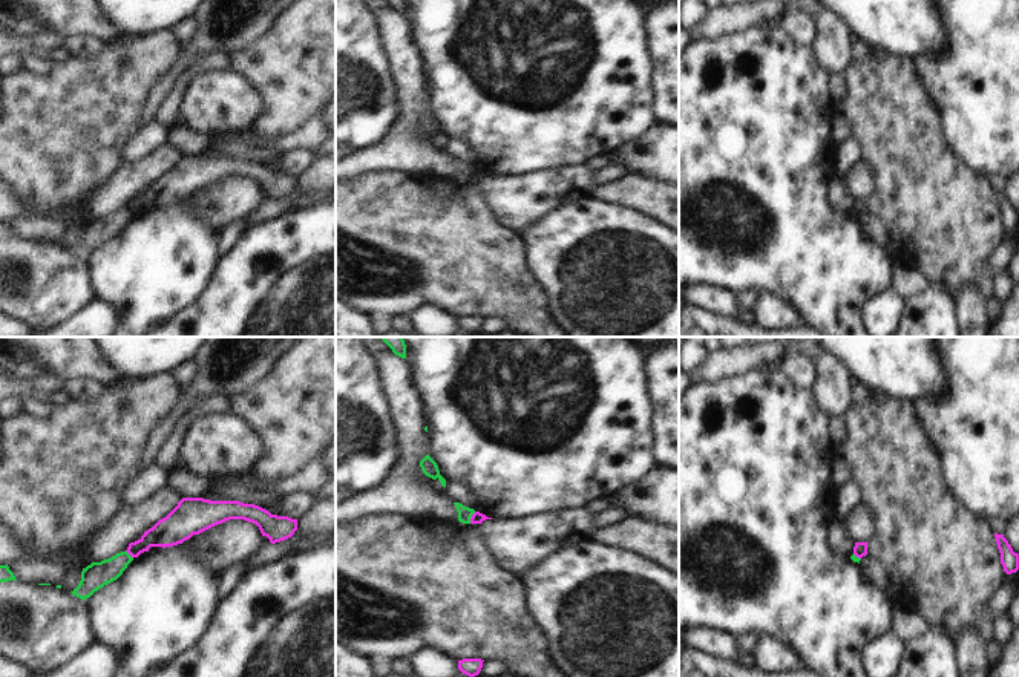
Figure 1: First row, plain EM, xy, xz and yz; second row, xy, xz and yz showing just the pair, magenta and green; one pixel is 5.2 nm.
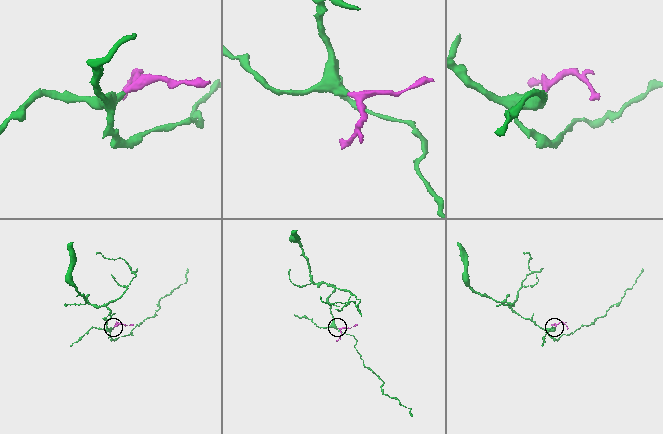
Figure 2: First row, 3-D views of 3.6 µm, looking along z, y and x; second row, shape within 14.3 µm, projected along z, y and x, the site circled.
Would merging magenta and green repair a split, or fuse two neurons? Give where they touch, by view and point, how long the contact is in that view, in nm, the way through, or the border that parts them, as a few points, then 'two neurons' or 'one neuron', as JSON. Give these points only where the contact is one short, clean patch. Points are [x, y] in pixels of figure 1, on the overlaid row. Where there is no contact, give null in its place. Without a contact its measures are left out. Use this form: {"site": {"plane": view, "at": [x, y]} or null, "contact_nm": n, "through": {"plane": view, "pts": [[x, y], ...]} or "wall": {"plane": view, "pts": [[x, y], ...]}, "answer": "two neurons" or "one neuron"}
{"site": {"plane": "xz", "at": [471, 518]}, "contact_nm": 70, "wall": {"plane": "xz", "pts": [[475, 512], [469, 523]]}, "answer": "two neurons"}

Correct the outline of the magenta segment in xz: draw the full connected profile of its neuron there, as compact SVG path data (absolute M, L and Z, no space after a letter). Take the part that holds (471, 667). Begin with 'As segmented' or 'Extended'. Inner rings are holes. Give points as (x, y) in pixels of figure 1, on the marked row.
As segmented. M463 659L458 660L458 669L469 677L475 677L480 674L483 662L481 659Z

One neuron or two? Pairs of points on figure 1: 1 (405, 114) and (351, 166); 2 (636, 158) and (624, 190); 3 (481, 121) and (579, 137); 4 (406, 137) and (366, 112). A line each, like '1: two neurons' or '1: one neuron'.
1: one neuron
2: two neurons
3: one neuron
4: two neurons

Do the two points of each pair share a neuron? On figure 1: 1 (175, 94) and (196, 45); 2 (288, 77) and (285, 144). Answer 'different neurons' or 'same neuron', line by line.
1: different neurons
2: different neurons

